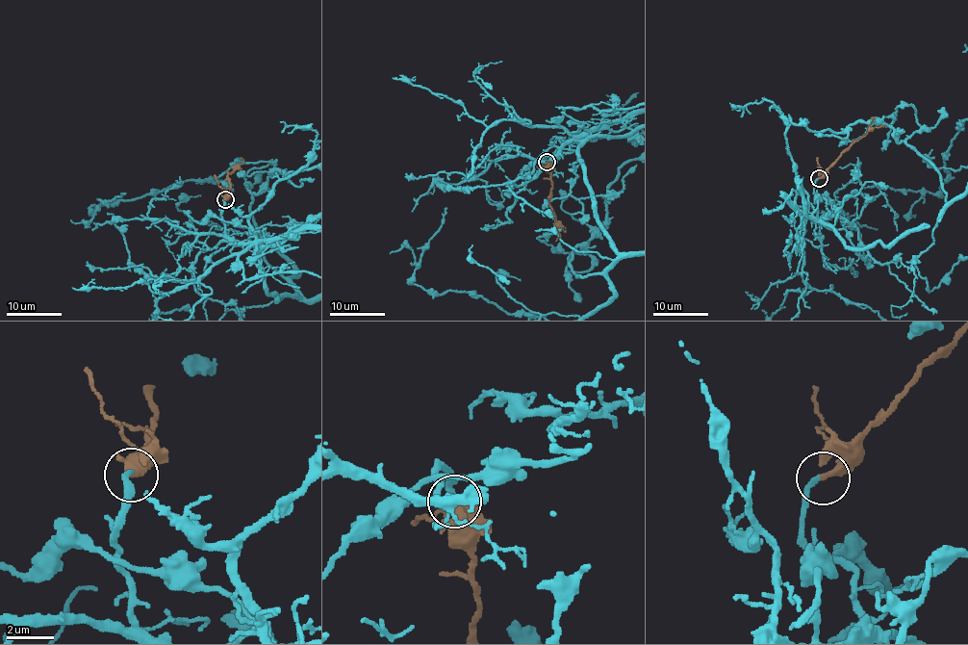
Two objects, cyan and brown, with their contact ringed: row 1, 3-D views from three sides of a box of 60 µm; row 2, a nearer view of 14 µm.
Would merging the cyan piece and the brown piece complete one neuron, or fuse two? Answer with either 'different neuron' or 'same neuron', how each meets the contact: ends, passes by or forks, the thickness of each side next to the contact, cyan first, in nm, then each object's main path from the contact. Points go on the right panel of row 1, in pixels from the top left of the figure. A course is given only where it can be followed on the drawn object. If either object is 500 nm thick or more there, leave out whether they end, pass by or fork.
same neuron | cyan ends | brown ends | 240/360 nm | brown via (819, 179), (853, 141), (876, 127), (886, 127)

